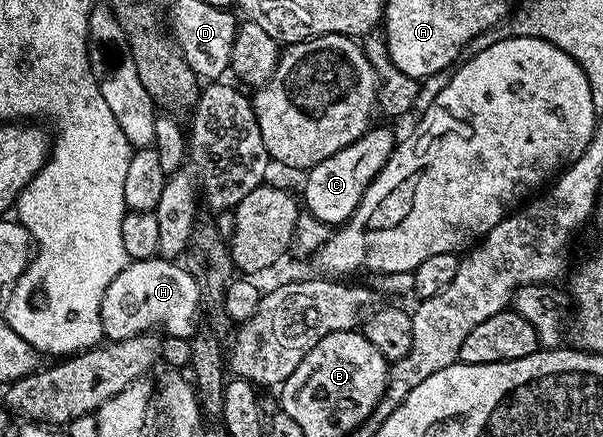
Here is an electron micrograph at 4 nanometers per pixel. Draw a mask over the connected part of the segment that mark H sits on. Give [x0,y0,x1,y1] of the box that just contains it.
[102,256,201,341]

